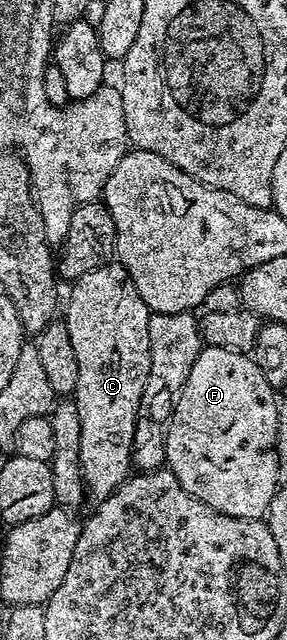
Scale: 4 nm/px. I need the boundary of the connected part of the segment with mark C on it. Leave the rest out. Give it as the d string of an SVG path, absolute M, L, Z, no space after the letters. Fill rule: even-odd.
M111 261L100 265L96 269L92 269L92 273L84 273L84 277L73 280L70 291L70 300L64 303L64 322L68 333L72 337L72 349L76 352L76 365L80 365L80 377L76 381L76 389L72 396L72 401L76 405L76 409L80 413L80 457L82 458L82 472L88 488L89 494L95 500L106 499L122 483L125 483L132 474L132 460L134 457L134 434L136 433L136 417L140 409L140 397L144 385L148 381L148 373L150 372L150 342L148 341L148 321L151 312L148 305L144 305L144 301L140 297L140 293L136 293L136 285L132 285L132 277L128 277L128 269L124 269L121 263Z

